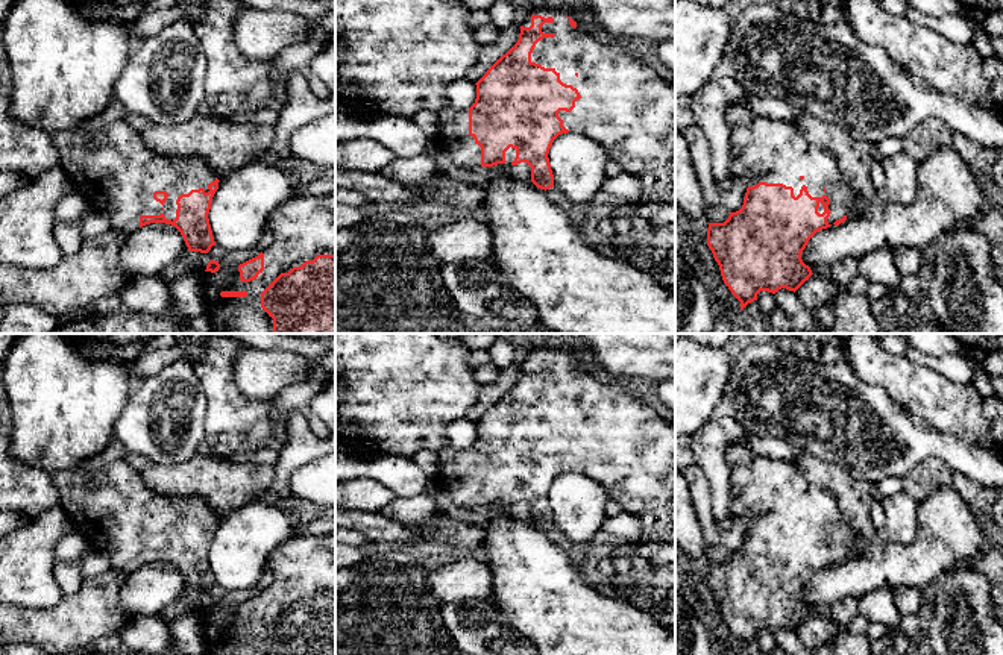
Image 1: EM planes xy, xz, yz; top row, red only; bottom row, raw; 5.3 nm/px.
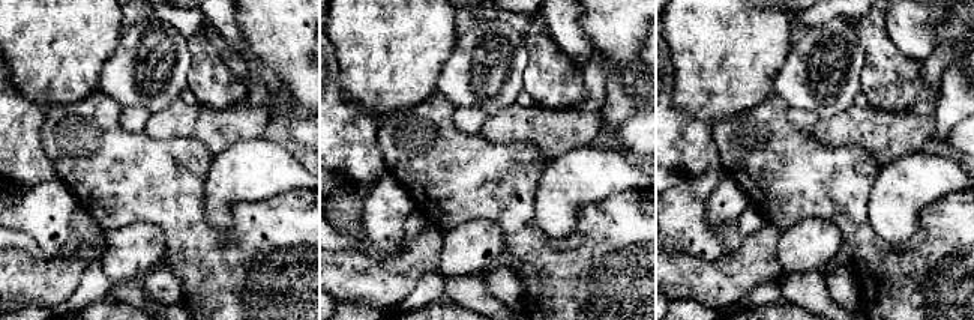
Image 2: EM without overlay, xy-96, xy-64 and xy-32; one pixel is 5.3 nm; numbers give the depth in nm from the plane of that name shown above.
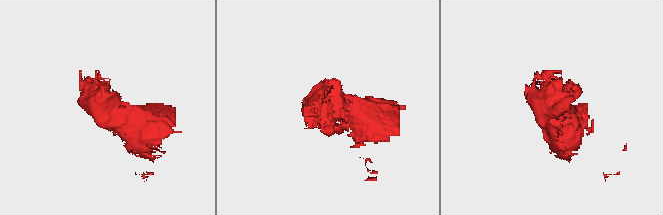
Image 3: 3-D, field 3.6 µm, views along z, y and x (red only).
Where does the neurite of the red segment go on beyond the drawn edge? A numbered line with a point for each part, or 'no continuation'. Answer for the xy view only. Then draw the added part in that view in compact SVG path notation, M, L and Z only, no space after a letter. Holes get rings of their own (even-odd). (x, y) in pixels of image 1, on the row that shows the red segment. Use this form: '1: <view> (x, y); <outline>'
1: xy (106, 161); M112 100L103 112L50 135L59 153L59 167L73 188L86 200L91 211L106 212L111 227L127 237L140 227L141 215L164 214L173 221L178 197L199 188L208 193L215 174L202 158L170 158L150 150L140 132L126 121L126 114L126 108ZM155 191L168 194L164 205L153 199Z

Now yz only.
1: yz (768, 150); M742 102L727 109L730 132L728 174L745 177L748 186L759 182L783 183L800 194L803 185L812 197L830 199L828 224L854 208L859 196L844 180L836 158L810 144L795 123L756 115Z

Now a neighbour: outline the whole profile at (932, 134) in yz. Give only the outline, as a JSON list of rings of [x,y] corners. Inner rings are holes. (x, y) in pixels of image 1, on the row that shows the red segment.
[[[935,117],[921,121],[901,138],[903,152],[921,164],[933,150],[950,146],[953,132]]]

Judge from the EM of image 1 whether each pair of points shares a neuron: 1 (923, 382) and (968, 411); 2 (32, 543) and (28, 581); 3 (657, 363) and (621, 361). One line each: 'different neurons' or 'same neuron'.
1: same neuron
2: same neuron
3: same neuron

